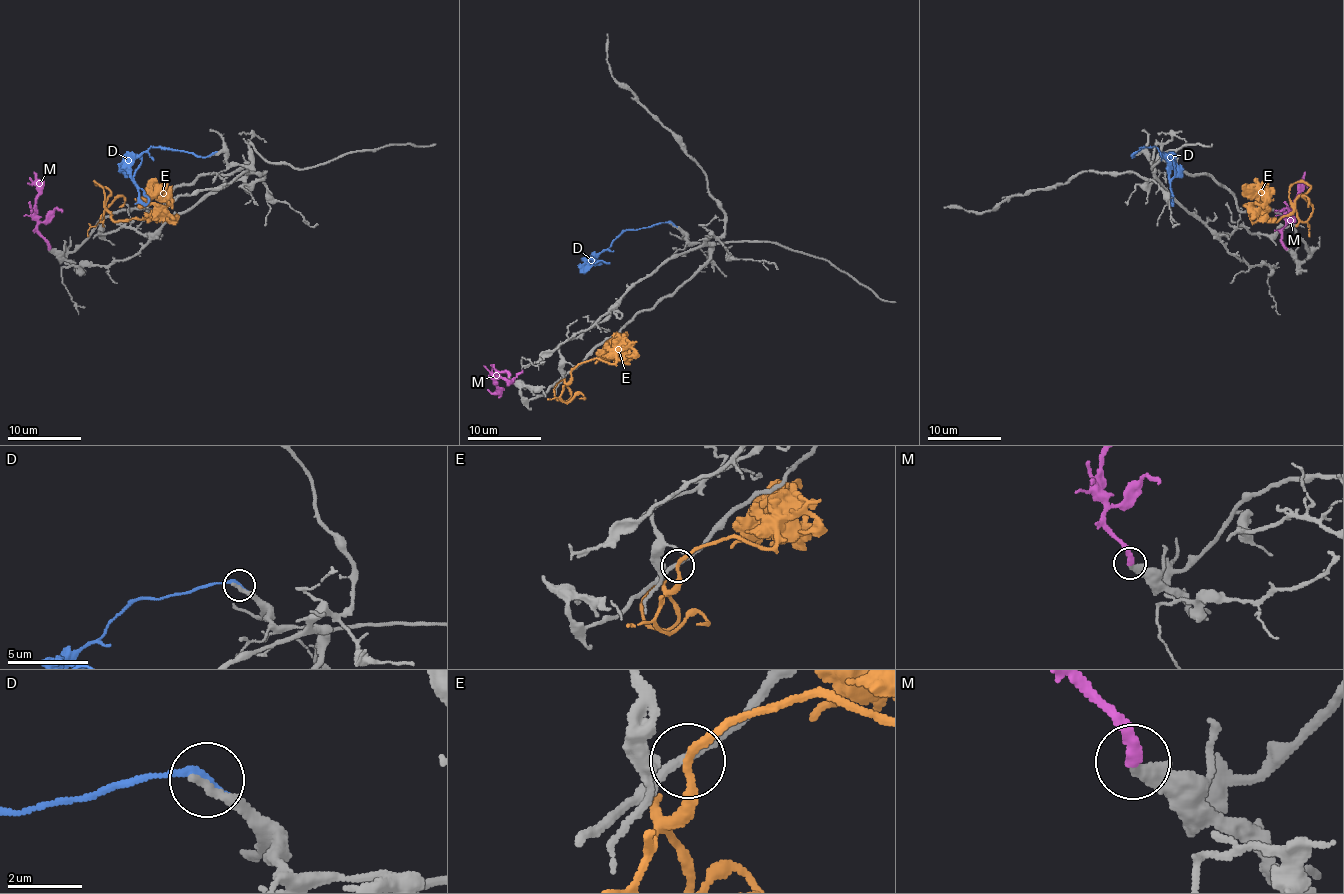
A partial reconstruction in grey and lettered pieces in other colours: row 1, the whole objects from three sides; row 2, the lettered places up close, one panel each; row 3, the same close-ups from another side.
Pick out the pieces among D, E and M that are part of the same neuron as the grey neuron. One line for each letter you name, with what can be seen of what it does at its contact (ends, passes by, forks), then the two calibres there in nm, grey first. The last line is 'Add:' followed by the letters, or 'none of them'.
M: it ends; calibres 300 and 320 nm
Add: M

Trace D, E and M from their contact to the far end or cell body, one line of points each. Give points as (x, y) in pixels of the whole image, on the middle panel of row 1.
D: (673, 224), (658, 222), (647, 228), (625, 229), (612, 244), (591, 257), (606, 263)
E: (571, 372), (582, 363), (621, 357), (617, 342), (628, 335)
M: (508, 376), (506, 372), (497, 374), (497, 389), (493, 394)

